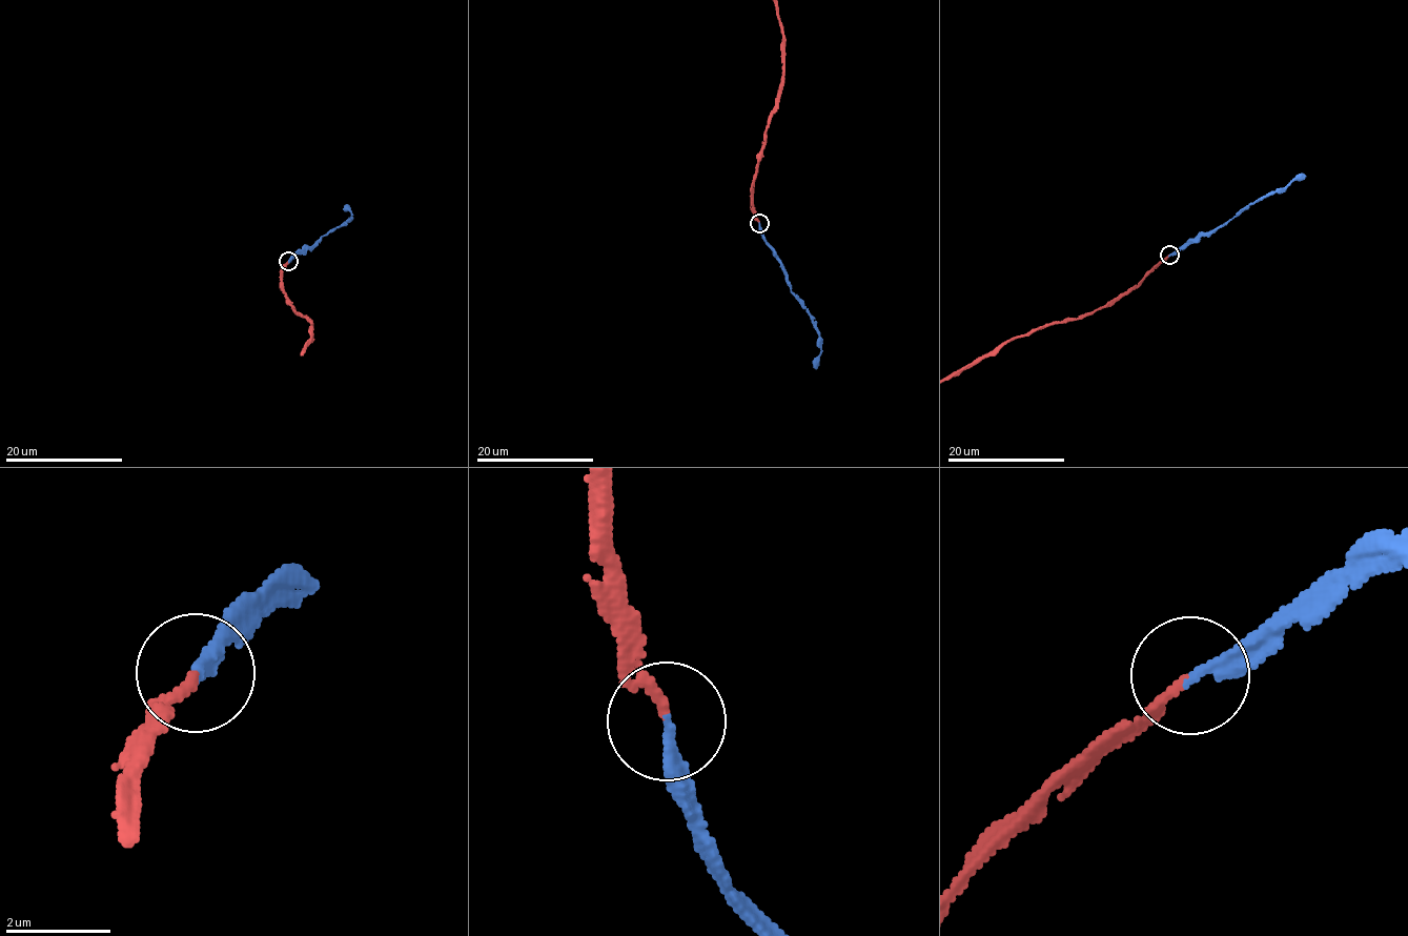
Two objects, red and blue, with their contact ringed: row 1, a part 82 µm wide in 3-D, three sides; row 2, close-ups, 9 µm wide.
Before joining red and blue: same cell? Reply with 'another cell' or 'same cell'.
same cell

